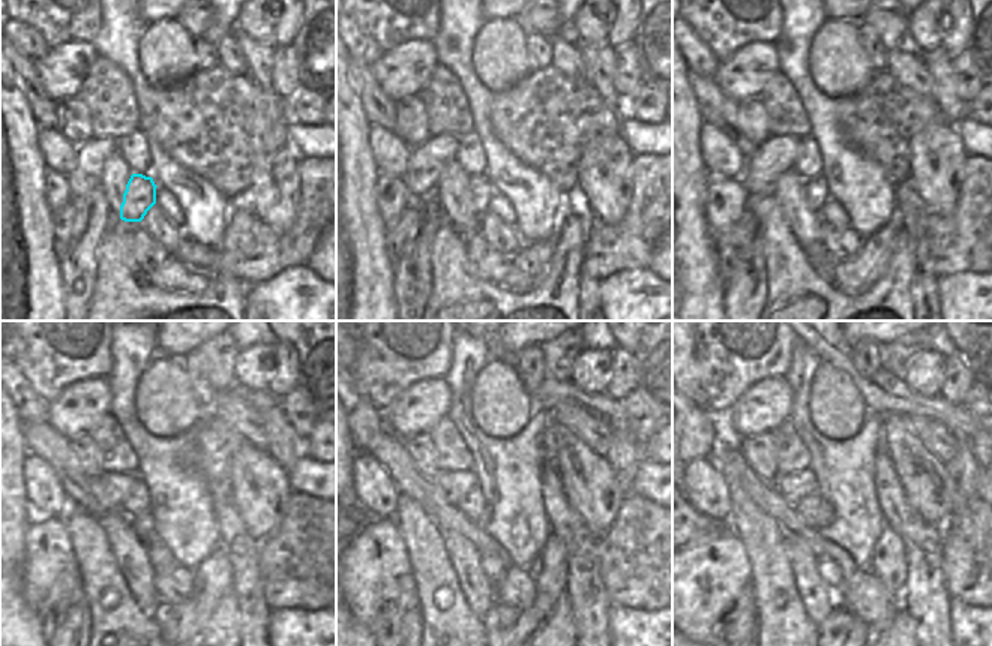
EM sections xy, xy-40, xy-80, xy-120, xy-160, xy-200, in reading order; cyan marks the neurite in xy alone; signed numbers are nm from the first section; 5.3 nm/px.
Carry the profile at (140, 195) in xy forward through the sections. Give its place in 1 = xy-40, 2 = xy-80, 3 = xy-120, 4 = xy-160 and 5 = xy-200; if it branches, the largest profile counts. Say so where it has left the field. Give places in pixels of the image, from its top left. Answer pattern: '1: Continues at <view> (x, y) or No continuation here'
1: Continues at xy-40 (480, 188)
2: Continues at xy-80 (817, 189)
3: Continues at xy-120 (143, 525)
4: Continues at xy-160 (482, 522)
5: Continues at xy-200 (826, 511)

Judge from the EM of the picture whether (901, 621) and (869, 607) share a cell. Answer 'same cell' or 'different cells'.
different cells

